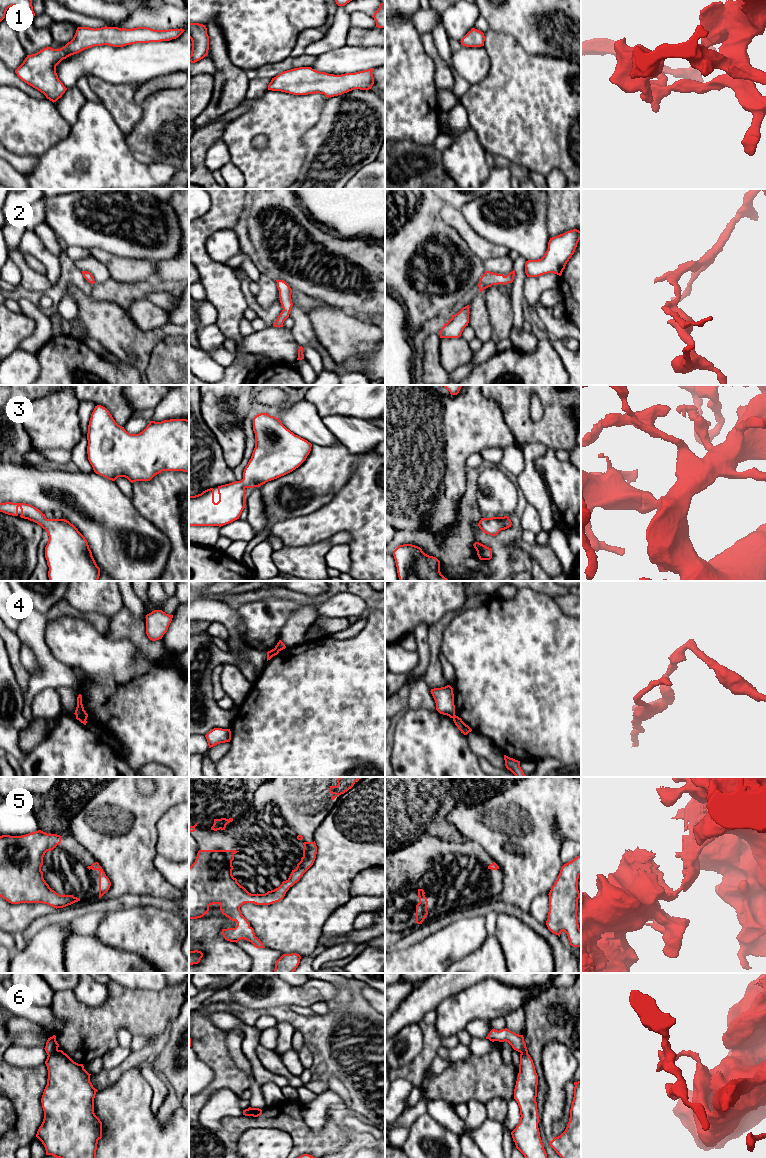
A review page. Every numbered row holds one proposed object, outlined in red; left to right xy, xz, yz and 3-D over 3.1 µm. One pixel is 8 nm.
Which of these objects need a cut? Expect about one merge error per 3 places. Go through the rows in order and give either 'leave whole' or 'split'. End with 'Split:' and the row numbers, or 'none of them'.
1: leave whole
2: leave whole
3: leave whole
4: split
5: leave whole
6: split
Split: 4, 6

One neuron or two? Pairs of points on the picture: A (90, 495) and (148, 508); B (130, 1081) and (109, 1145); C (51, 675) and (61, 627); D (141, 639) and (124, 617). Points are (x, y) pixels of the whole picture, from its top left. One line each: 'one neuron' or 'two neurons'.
A: two neurons
B: one neuron
C: two neurons
D: one neuron

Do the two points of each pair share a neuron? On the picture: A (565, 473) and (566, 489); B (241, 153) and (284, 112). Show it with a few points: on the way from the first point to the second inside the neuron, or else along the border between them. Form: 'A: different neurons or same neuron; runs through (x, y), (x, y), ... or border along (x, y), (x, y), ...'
A: same neuron; runs through (565, 477), (566, 485)
B: same neuron; runs through (243, 140), (267, 116), (271, 115)

